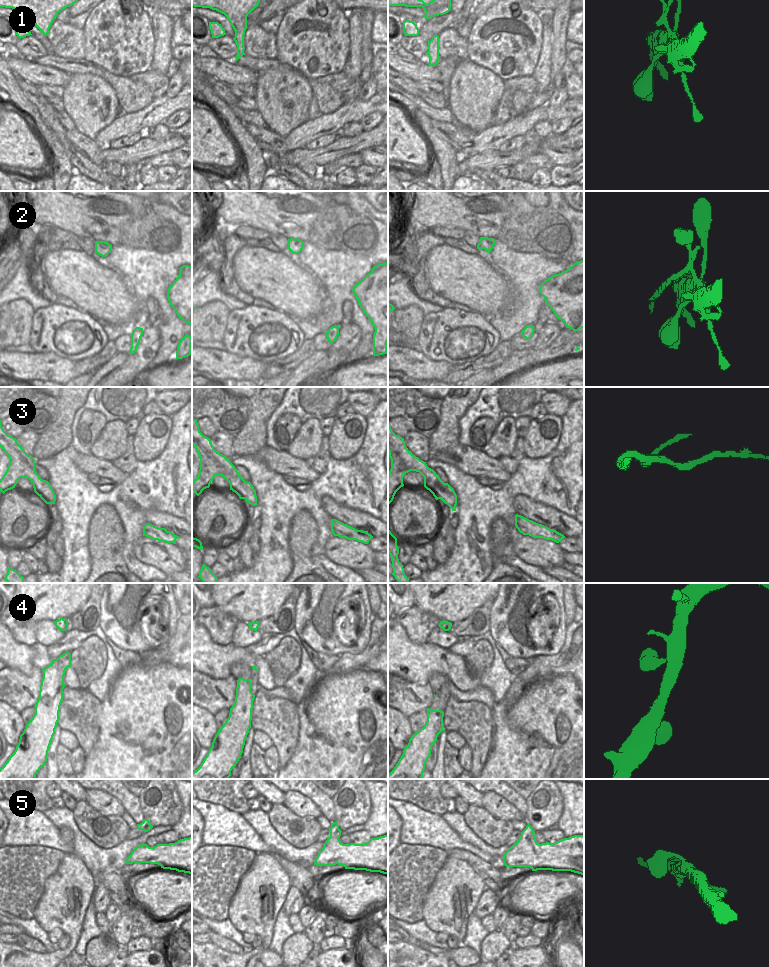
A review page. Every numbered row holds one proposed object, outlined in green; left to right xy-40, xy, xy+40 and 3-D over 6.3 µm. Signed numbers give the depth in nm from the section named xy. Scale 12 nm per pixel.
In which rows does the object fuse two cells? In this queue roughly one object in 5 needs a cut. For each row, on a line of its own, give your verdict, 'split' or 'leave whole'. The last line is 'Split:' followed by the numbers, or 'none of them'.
1: leave whole
2: split
3: leave whole
4: leave whole
5: leave whole
Split: 2

